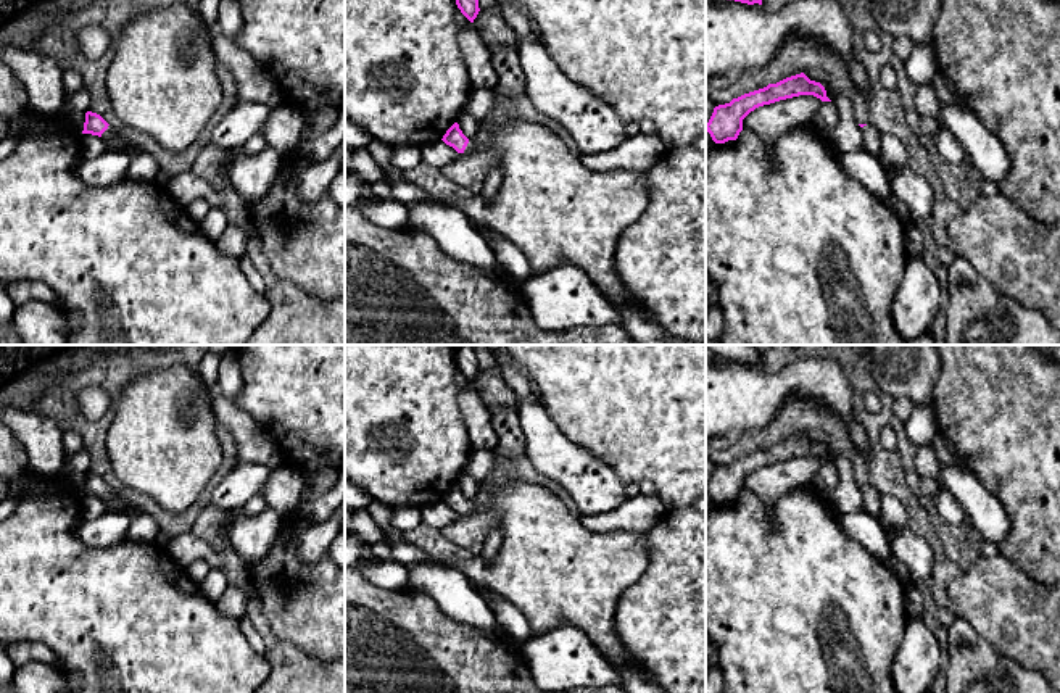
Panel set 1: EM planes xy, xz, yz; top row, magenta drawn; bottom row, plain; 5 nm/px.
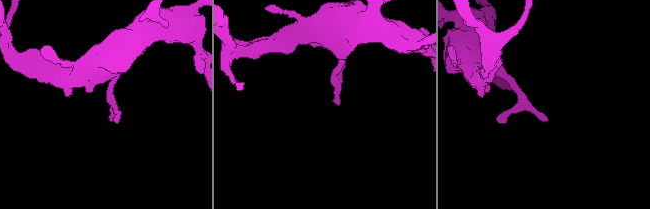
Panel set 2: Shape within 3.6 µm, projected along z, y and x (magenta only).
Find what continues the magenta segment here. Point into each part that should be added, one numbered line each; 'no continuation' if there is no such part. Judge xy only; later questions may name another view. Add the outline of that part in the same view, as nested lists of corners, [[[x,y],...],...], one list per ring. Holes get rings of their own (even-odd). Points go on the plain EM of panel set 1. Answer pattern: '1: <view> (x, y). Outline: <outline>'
1: xy (113, 502). Outline: [[[111,485],[101,495],[101,501],[106,504],[106,509],[110,509],[110,511],[129,514],[127,501],[124,498],[121,498]]]

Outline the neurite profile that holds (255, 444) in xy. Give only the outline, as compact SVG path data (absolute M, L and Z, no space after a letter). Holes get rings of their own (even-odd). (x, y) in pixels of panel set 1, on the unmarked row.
M216 390L211 403L217 422L227 427L235 438L238 461L261 463L271 469L284 464L275 438L248 413Z

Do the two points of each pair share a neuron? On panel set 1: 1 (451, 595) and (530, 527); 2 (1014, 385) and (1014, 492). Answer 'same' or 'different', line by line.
1: different
2: same

